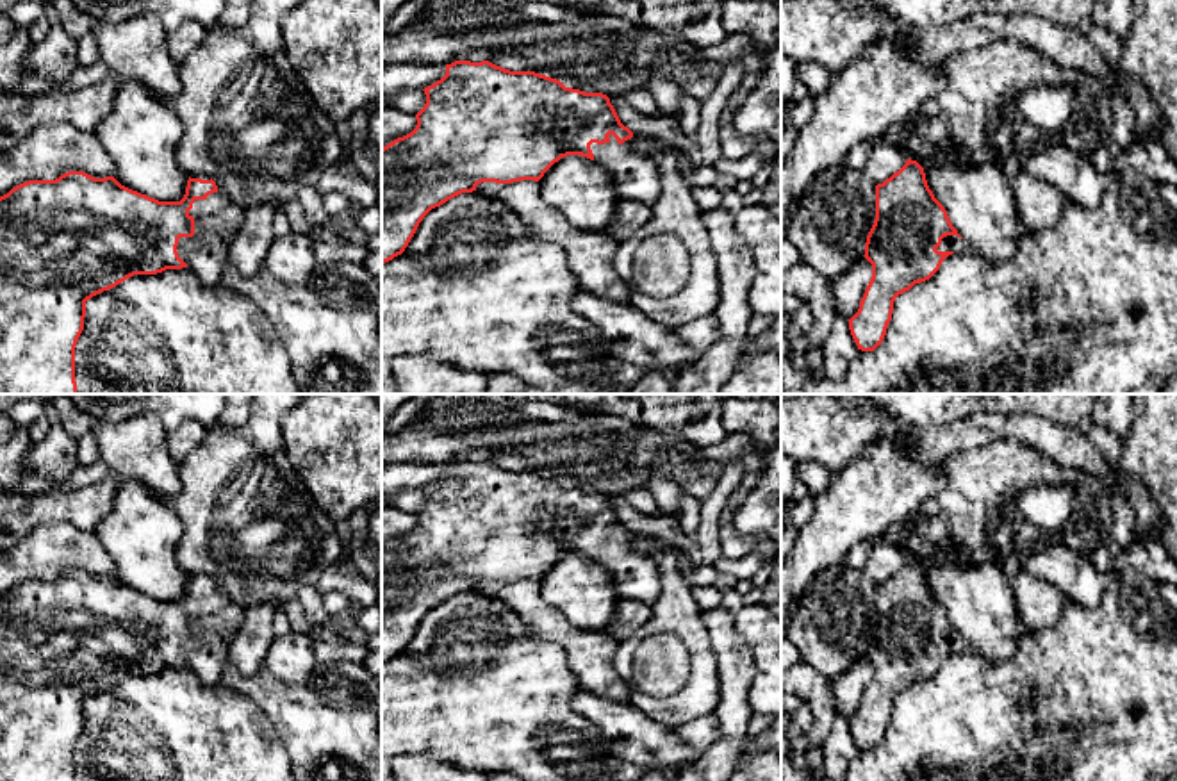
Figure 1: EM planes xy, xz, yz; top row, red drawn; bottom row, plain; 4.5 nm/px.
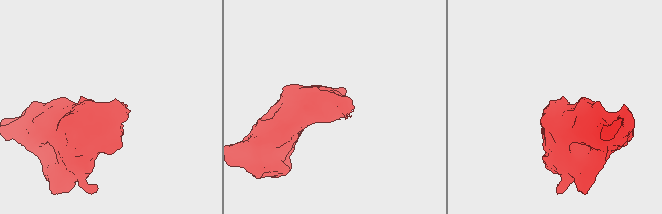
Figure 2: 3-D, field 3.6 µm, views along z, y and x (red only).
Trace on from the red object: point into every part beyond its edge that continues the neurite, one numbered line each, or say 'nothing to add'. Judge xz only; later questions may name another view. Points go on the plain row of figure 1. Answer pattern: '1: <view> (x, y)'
1: xz (635, 576)

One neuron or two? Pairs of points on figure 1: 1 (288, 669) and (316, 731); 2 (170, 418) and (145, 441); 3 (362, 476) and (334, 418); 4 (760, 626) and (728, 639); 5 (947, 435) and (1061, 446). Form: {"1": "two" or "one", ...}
{"1": "two", "2": "two", "3": "one", "4": "two", "5": "one"}

